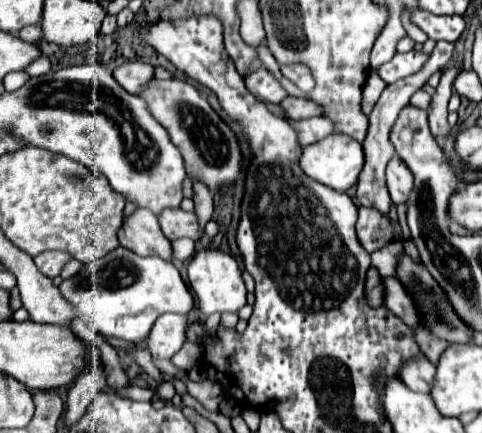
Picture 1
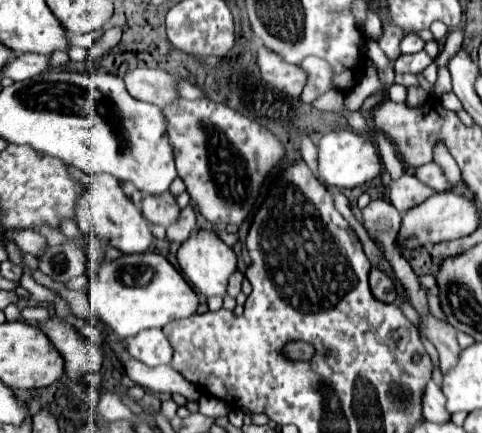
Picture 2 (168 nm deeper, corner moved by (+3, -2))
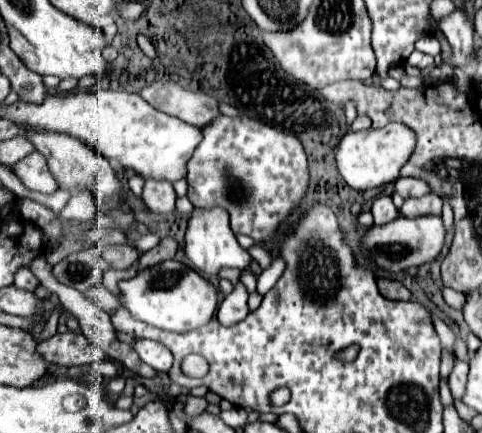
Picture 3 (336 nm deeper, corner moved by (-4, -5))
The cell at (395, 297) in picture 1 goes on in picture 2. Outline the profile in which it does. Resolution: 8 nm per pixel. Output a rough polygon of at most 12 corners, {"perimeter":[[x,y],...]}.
{"perimeter":[[434,316],[422,318],[426,336],[440,354],[440,370],[456,366],[456,330]]}

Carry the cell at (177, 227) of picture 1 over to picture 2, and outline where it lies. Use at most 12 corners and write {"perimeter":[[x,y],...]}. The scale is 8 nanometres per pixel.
{"perimeter":[[170,192],[142,198],[148,222],[168,228],[180,208]]}

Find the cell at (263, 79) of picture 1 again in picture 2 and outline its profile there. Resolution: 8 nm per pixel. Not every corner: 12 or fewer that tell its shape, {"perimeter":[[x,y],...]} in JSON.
{"perimeter":[[266,46],[258,50],[262,78],[300,96],[308,74]]}

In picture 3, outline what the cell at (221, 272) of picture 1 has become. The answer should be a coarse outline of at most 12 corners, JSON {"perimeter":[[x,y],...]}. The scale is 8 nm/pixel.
{"perimeter":[[221,207],[193,209],[185,255],[203,277],[245,269]]}

